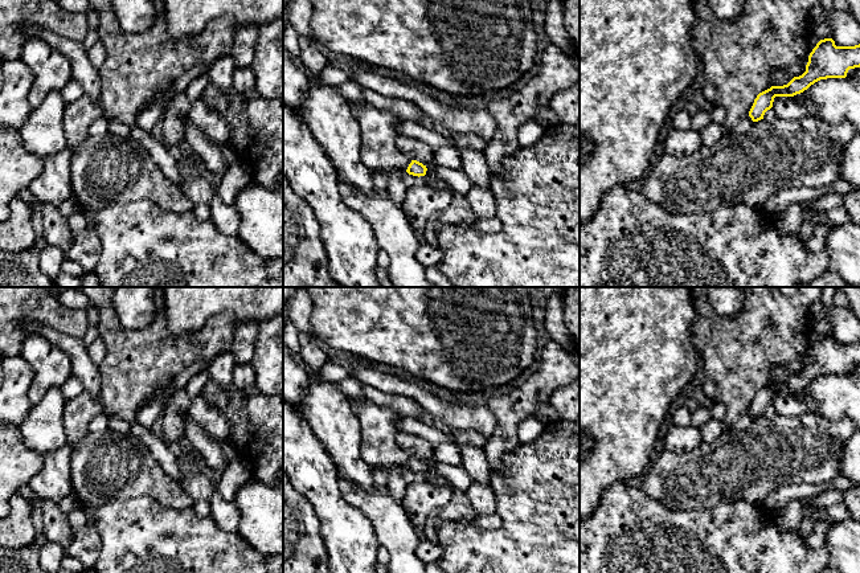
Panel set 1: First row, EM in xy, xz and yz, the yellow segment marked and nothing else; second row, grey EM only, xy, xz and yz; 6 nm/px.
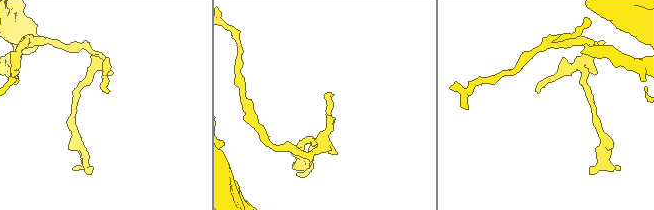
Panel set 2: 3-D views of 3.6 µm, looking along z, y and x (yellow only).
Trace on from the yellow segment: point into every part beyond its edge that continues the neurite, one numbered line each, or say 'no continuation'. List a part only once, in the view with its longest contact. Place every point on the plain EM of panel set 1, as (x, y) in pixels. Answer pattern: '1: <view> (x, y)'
no continuation

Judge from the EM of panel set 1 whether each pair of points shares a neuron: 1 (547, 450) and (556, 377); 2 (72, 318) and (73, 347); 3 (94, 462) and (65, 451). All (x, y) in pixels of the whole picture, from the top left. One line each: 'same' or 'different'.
1: different
2: different
3: different

